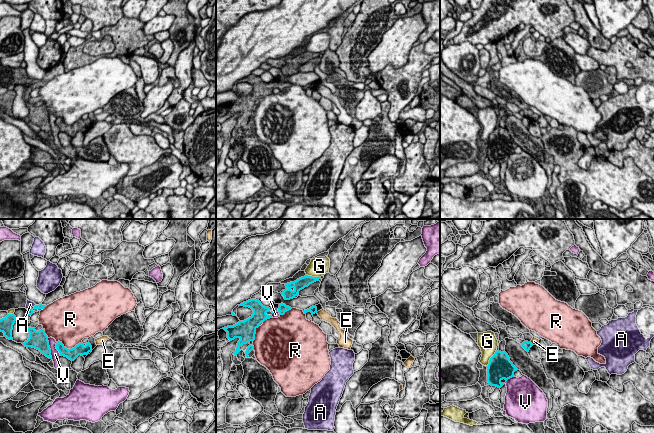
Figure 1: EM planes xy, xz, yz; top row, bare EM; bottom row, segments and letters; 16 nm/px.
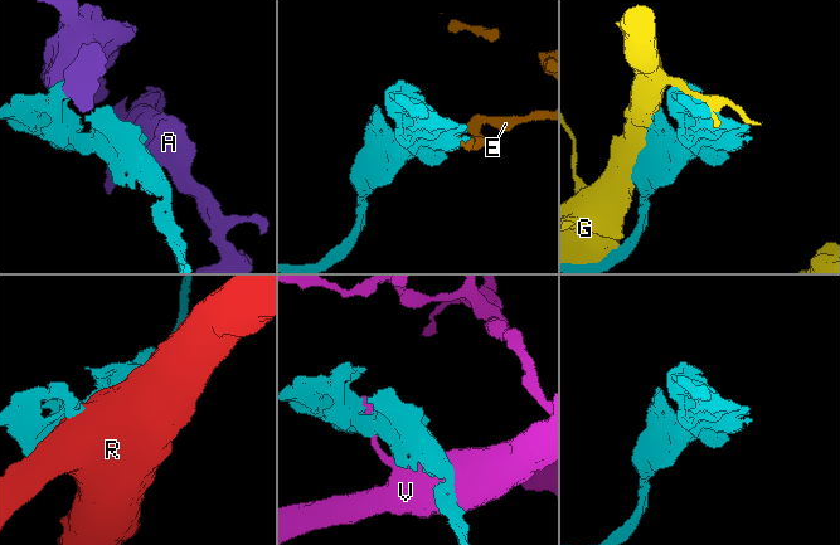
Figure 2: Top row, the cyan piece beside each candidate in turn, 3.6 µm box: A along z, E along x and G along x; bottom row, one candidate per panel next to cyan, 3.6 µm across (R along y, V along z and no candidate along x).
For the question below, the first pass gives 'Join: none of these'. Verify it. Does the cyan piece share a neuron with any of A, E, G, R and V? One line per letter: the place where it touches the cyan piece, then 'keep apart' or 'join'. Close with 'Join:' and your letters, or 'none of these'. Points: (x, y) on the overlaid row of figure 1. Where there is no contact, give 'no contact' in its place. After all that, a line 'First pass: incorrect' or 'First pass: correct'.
A: meets cyan in xy at (28, 309); keep apart
E: meets cyan in yz at (531, 343); keep apart
G: meets cyan in yz at (490, 358); keep apart
R: meets cyan in xy at (69, 349); keep apart
V: meets cyan in xy at (49, 348); keep apart
Join: none of these
First pass: correct

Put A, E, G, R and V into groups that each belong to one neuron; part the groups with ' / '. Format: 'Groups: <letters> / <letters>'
Groups: A / E / G / R / V

